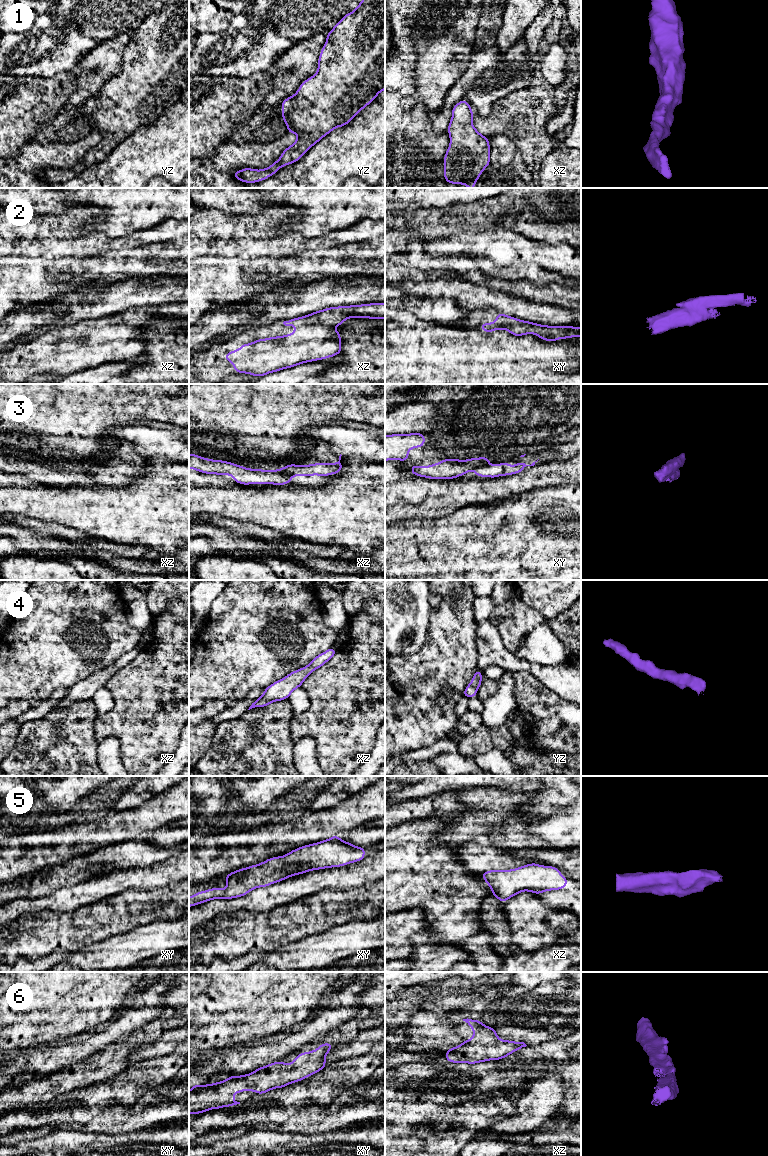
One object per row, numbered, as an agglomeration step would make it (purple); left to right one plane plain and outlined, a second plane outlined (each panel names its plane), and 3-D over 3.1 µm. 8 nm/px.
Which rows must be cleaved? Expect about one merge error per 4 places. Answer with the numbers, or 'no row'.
3

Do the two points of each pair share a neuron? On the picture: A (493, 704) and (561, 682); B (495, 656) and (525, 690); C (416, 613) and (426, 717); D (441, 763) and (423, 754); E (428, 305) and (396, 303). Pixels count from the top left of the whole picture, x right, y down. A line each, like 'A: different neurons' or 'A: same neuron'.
A: different neurons
B: different neurons
C: different neurons
D: different neurons
E: same neuron

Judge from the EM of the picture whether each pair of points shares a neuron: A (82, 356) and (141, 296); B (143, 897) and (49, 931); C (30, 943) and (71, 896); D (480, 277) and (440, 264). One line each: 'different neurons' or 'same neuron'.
A: different neurons
B: same neuron
C: different neurons
D: same neuron

